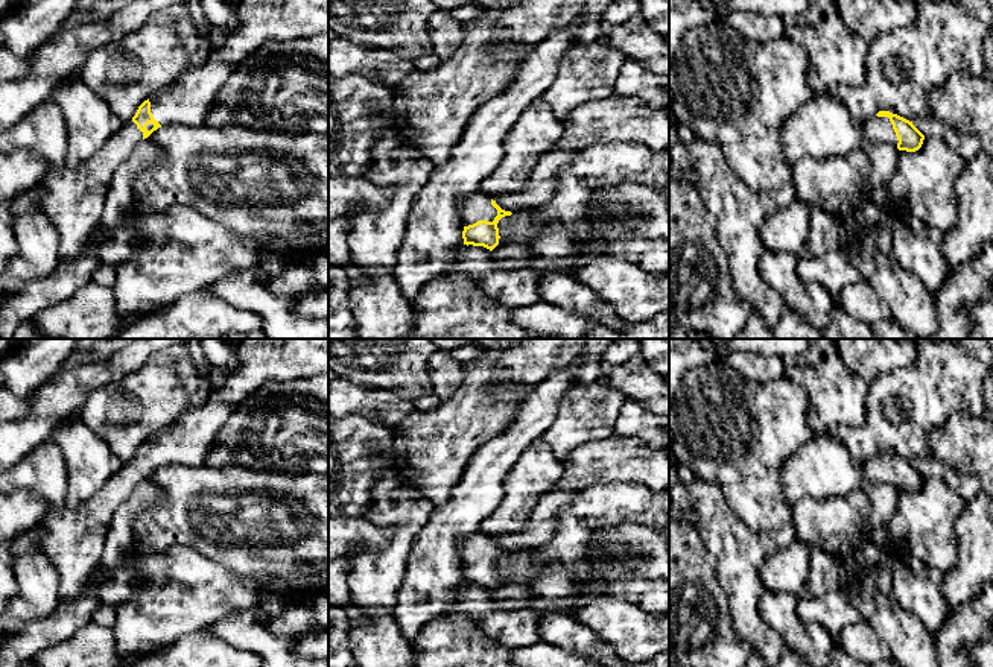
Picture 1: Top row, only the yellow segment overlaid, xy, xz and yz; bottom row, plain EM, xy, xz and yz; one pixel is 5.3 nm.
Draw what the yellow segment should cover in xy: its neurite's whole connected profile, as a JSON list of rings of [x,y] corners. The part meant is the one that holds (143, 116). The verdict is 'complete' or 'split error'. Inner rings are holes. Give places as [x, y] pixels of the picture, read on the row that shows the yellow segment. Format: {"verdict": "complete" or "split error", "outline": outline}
{"verdict": "split error", "outline": [[[240,0],[236,8],[237,18],[240,21],[239,30],[231,35],[225,35],[227,41],[219,49],[211,49],[208,59],[204,64],[196,65],[181,77],[169,84],[166,88],[152,94],[144,100],[135,115],[123,123],[123,126],[81,167],[71,170],[68,167],[49,170],[41,185],[46,188],[41,208],[52,219],[59,234],[59,263],[71,261],[82,254],[87,240],[90,239],[91,229],[97,226],[105,199],[108,194],[109,184],[114,172],[128,160],[134,147],[154,131],[161,126],[182,125],[182,126],[199,126],[205,123],[211,106],[216,102],[217,93],[222,90],[225,82],[231,77],[233,71],[248,61],[255,52],[265,47],[269,41],[287,41],[295,38],[309,38],[328,33],[328,0]]]}

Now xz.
{"verdict": "split error", "outline": [[[481,191],[467,196],[459,211],[464,225],[464,245],[484,246],[493,251],[500,239],[499,220],[511,214],[511,211],[502,210],[496,201]]]}

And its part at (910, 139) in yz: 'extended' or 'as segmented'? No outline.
extended

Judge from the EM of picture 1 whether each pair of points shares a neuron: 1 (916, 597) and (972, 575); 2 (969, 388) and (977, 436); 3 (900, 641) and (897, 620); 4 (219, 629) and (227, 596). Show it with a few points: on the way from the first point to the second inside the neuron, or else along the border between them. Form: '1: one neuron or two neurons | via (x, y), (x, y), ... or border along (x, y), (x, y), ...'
1: two neurons | border along (942, 575), (942, 594), (946, 602), (948, 617)
2: two neurons | border along (955, 409), (977, 417)
3: one neuron | via (900, 637), (897, 625)
4: two neurons | border along (256, 605), (247, 610), (228, 611), (207, 628)

